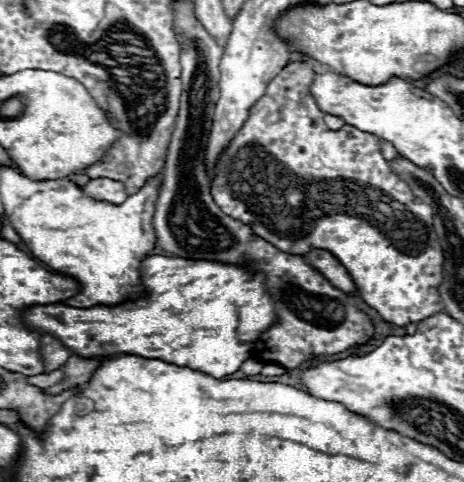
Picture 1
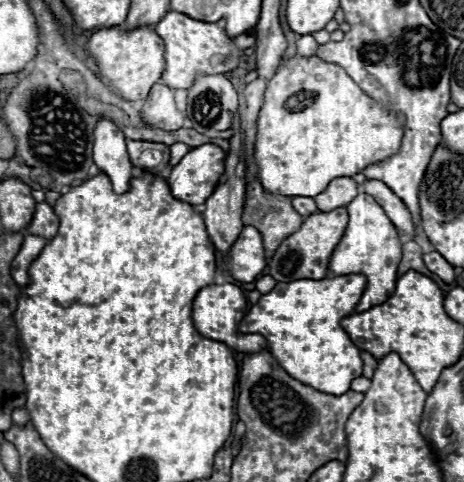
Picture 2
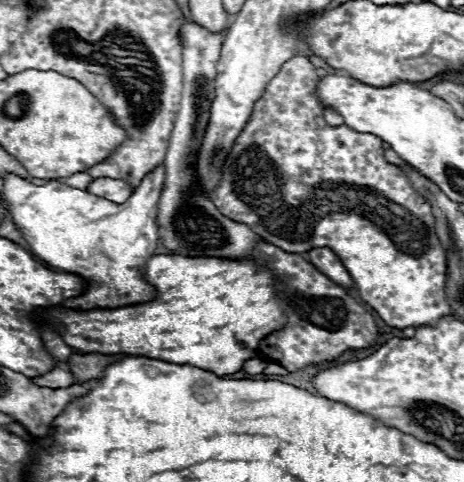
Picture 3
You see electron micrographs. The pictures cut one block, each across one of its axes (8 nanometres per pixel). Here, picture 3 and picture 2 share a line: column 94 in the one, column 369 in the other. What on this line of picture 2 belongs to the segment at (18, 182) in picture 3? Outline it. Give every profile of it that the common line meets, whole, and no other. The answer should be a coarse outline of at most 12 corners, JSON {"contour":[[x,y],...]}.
{"contour":[[358,194],[328,270],[364,274],[356,312],[392,296],[402,244],[380,204]]}

